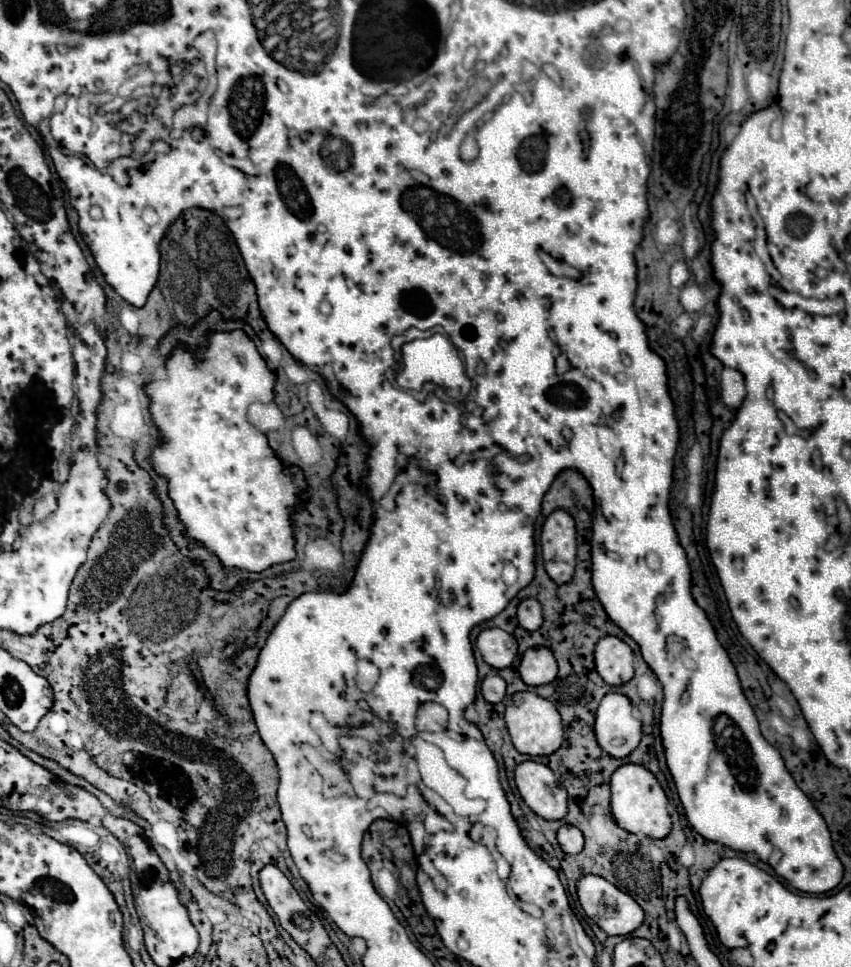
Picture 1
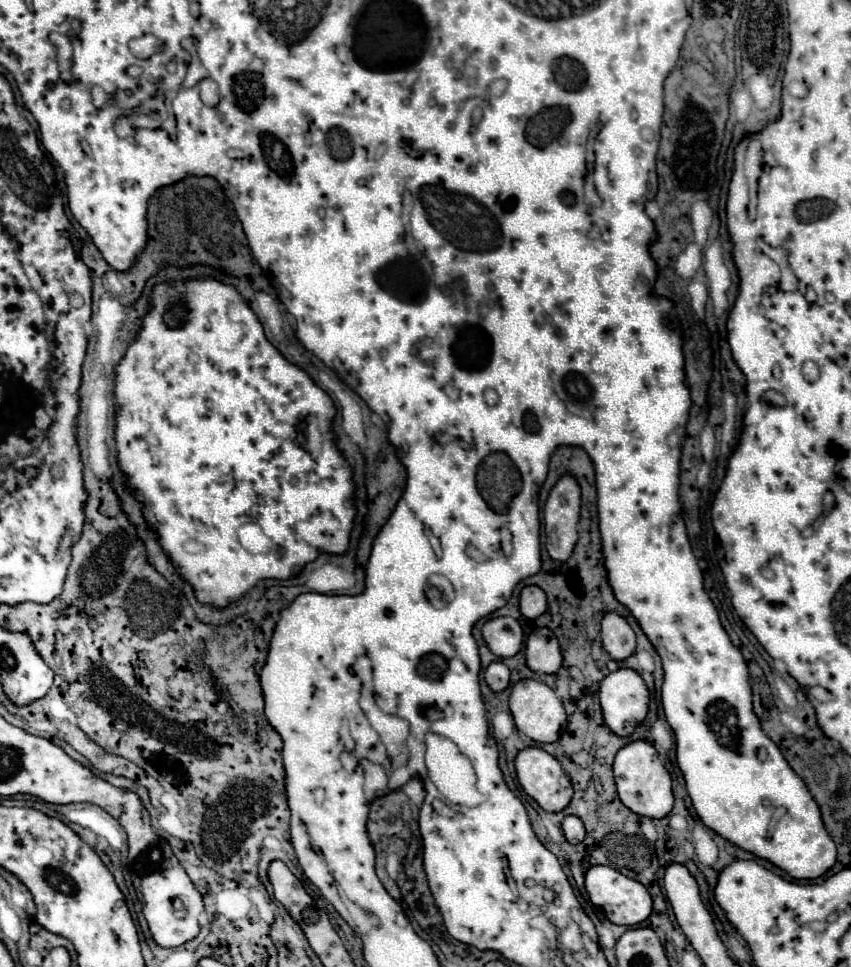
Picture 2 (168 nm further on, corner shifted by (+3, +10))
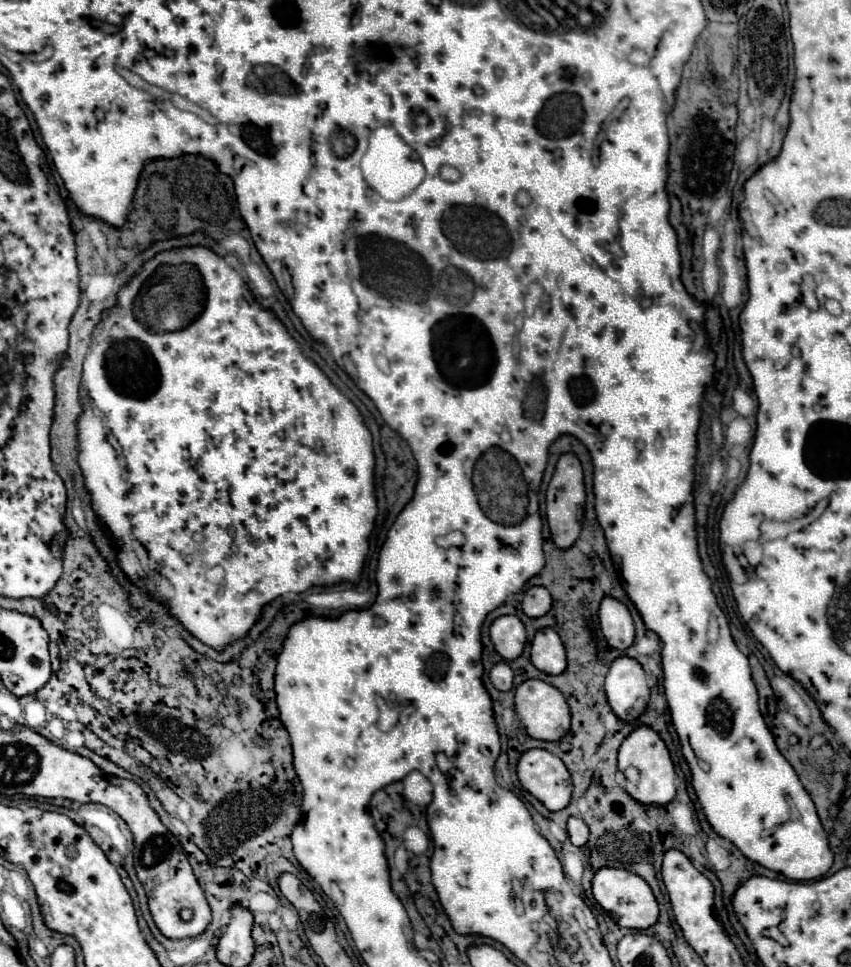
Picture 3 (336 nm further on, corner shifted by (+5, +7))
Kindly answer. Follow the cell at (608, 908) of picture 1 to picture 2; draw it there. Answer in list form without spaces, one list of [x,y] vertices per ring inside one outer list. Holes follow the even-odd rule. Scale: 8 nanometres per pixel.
[[[591,866],[585,872],[585,890],[589,900],[605,910],[607,920],[613,924],[623,924],[623,926],[635,926],[643,922],[651,914],[651,896],[647,888],[641,882],[635,882],[621,872],[609,868],[609,866]]]

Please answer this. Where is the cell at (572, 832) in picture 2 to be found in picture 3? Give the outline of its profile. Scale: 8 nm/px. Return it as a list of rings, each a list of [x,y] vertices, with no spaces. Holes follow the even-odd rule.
[[[569,817],[569,821],[567,821],[567,833],[569,833],[571,843],[577,845],[577,847],[585,845],[587,839],[589,839],[589,827],[587,827],[587,823],[585,823],[583,819],[579,819],[579,817]]]

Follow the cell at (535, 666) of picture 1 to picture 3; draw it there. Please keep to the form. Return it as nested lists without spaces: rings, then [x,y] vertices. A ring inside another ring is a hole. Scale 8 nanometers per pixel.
[[[541,629],[531,643],[531,661],[533,665],[549,675],[559,675],[567,667],[565,647],[557,631]]]

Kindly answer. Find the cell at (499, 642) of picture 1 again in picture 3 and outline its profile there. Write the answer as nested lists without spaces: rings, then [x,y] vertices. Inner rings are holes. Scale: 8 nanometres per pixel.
[[[503,615],[503,617],[495,619],[489,633],[491,633],[491,641],[493,641],[497,653],[503,659],[511,661],[523,653],[525,643],[527,643],[527,633],[525,633],[525,625],[521,623],[519,617]]]

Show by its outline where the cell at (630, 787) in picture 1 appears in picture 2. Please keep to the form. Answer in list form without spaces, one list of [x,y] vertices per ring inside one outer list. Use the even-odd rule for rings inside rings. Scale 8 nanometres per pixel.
[[[631,742],[623,746],[613,762],[613,776],[617,784],[619,800],[635,814],[647,818],[665,818],[673,808],[673,792],[671,792],[671,776],[667,768],[661,764],[655,748],[649,742]]]

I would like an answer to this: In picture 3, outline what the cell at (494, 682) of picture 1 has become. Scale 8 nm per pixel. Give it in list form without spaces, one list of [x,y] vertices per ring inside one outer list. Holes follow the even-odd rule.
[[[497,663],[497,665],[491,669],[489,677],[491,677],[491,683],[493,683],[499,691],[509,691],[509,689],[513,687],[513,671],[511,671],[511,667],[509,667],[507,663]]]

